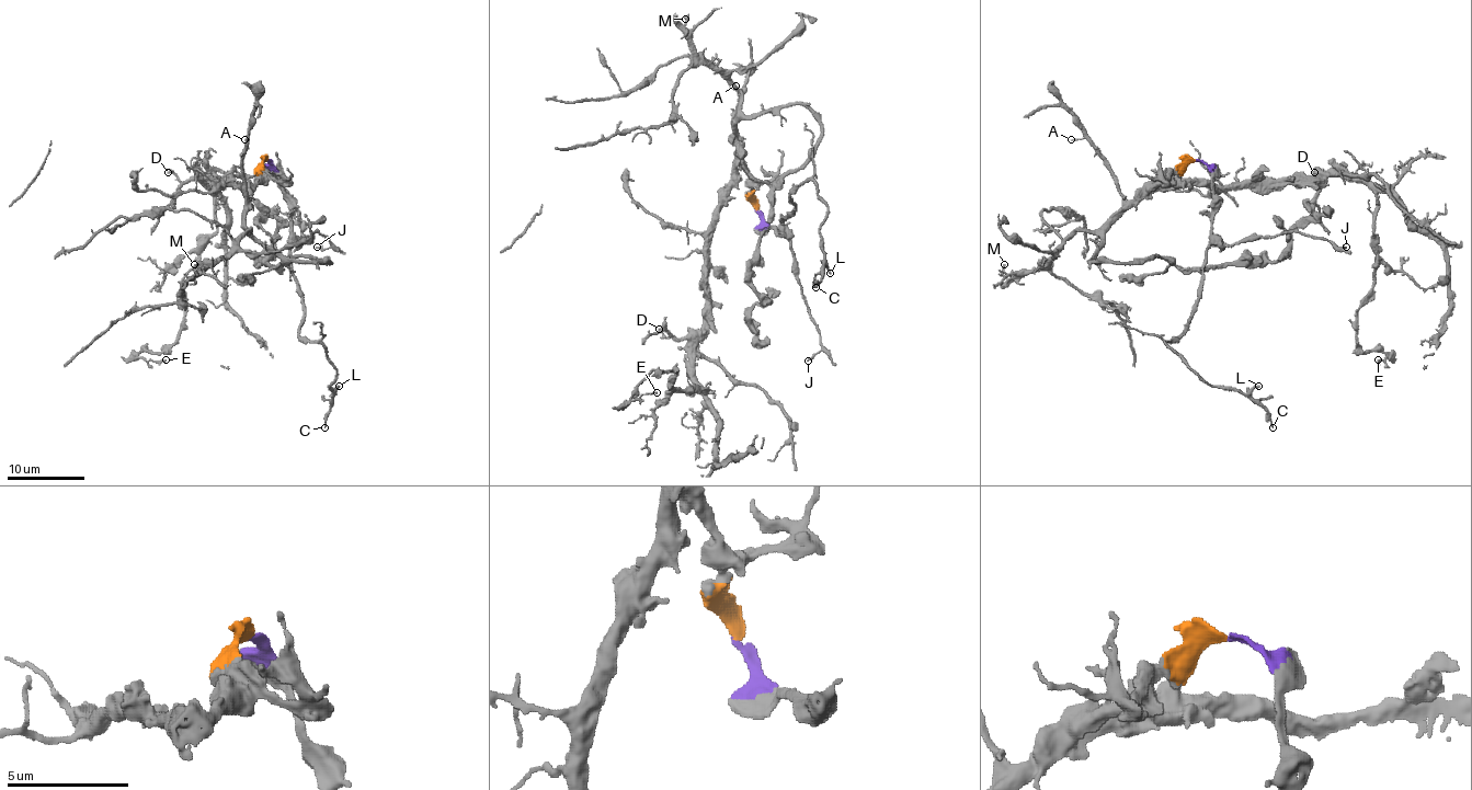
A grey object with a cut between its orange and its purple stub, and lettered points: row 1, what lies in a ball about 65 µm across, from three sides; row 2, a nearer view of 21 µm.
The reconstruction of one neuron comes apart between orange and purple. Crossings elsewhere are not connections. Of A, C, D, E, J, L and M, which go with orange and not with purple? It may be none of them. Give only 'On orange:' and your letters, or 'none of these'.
On orange: A, D, E, M

